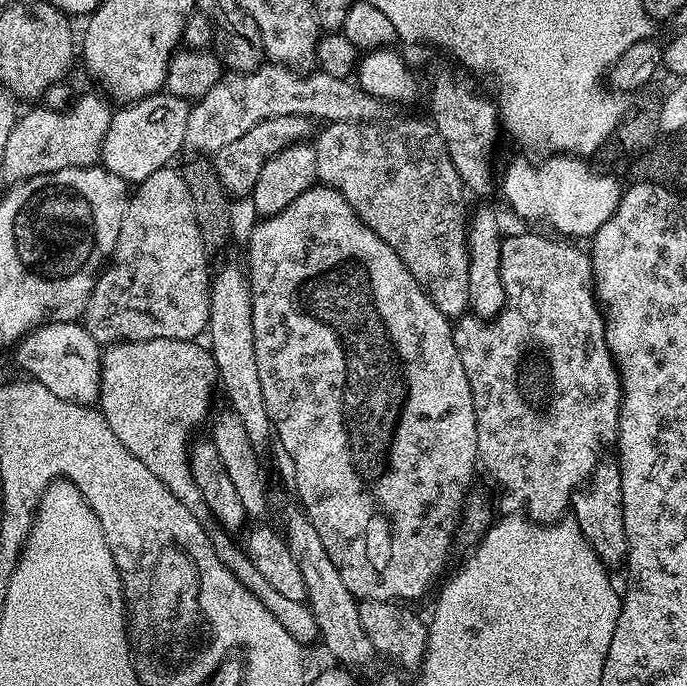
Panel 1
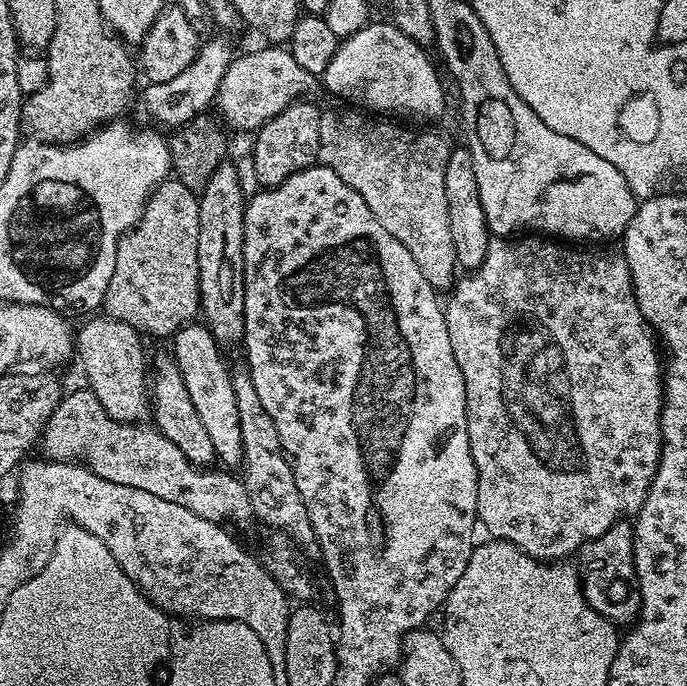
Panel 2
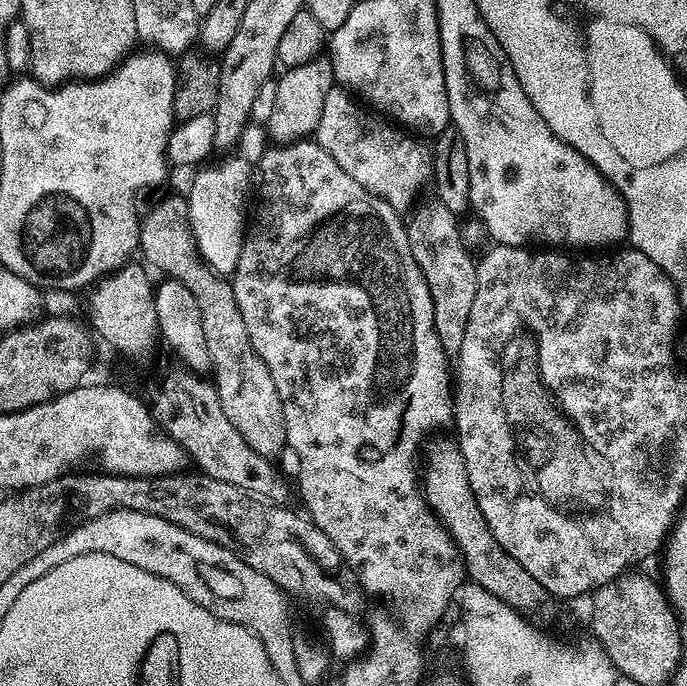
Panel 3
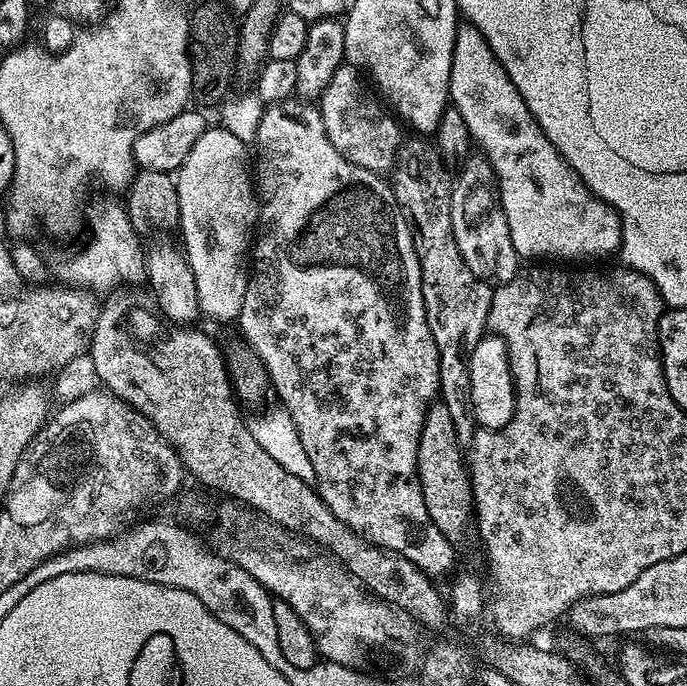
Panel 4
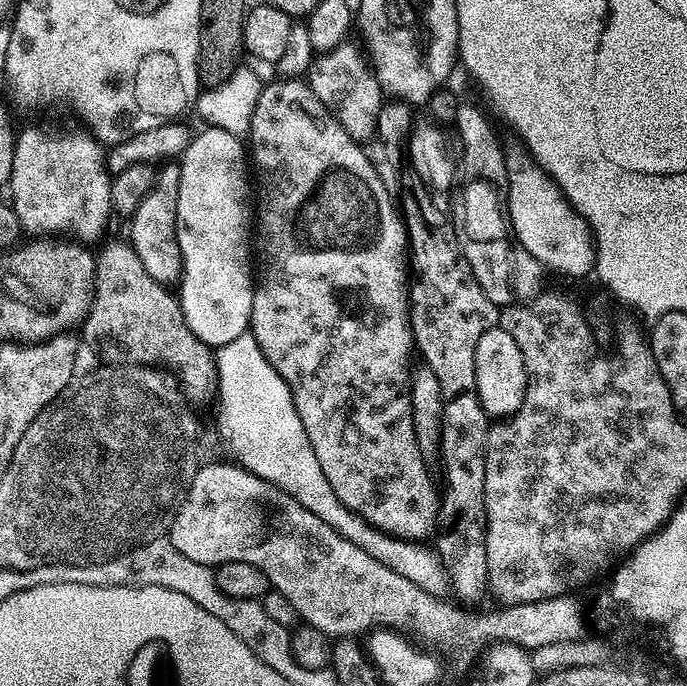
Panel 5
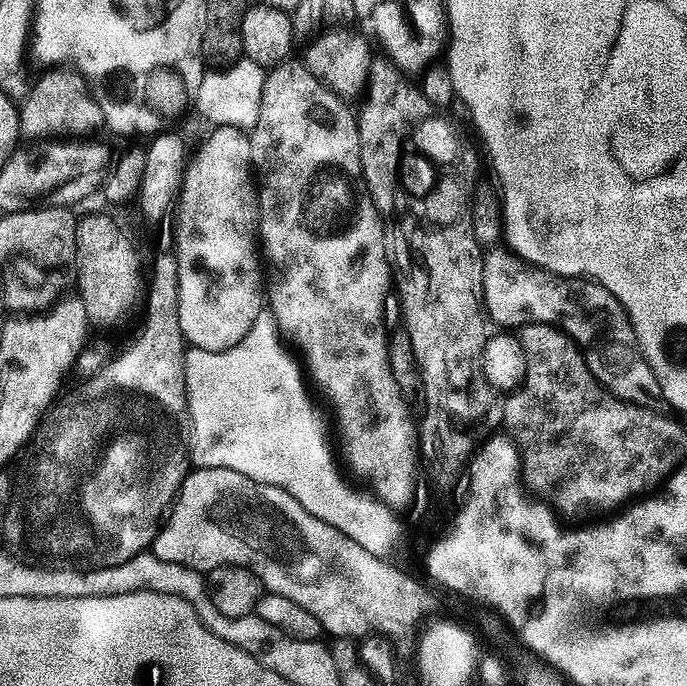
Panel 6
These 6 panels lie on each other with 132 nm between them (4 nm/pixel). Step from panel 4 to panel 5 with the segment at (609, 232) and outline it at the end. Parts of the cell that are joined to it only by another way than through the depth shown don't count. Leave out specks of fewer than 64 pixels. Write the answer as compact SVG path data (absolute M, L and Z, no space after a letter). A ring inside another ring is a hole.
M509 151L508 158L508 217L512 220L511 235L539 261L548 260L549 266L564 268L564 272L578 274L592 264L592 245L588 244L588 231L592 229L587 220L573 208L559 184L544 171L531 155Z

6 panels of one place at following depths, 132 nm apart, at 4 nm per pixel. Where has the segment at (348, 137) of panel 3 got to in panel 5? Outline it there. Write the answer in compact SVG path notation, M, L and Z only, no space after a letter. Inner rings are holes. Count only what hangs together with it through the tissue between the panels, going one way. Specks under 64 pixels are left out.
M345 42L334 46L334 50L319 53L309 67L306 83L318 102L331 110L342 130L346 130L352 140L368 142L376 135L380 110L386 103L386 97L380 91L380 83L371 63L365 53L357 48L352 42Z

